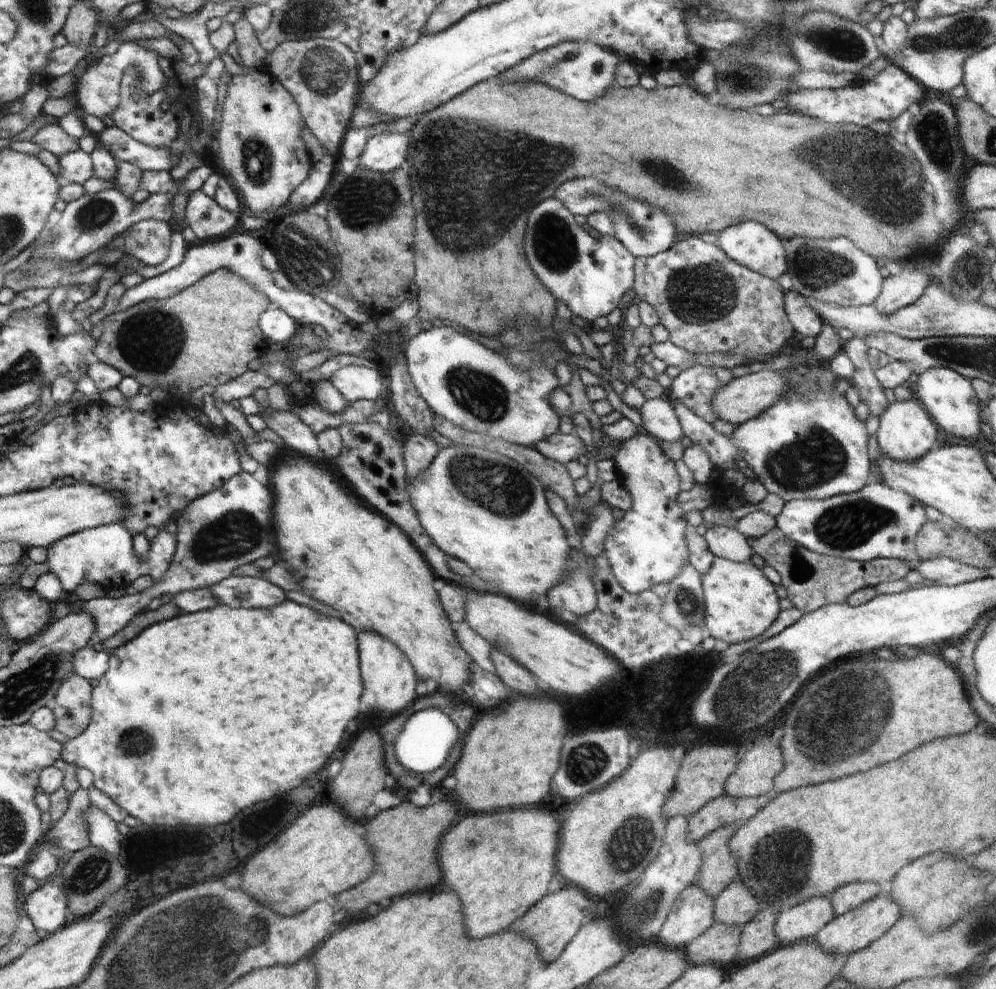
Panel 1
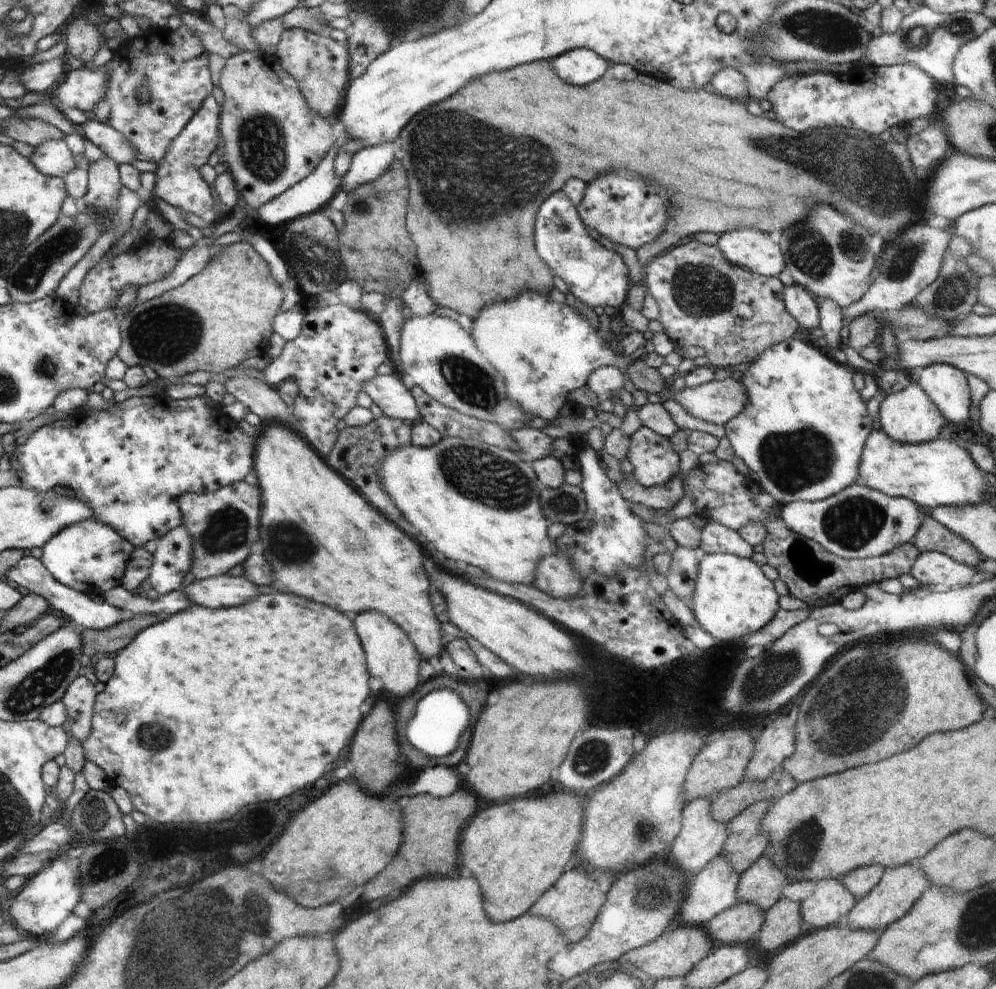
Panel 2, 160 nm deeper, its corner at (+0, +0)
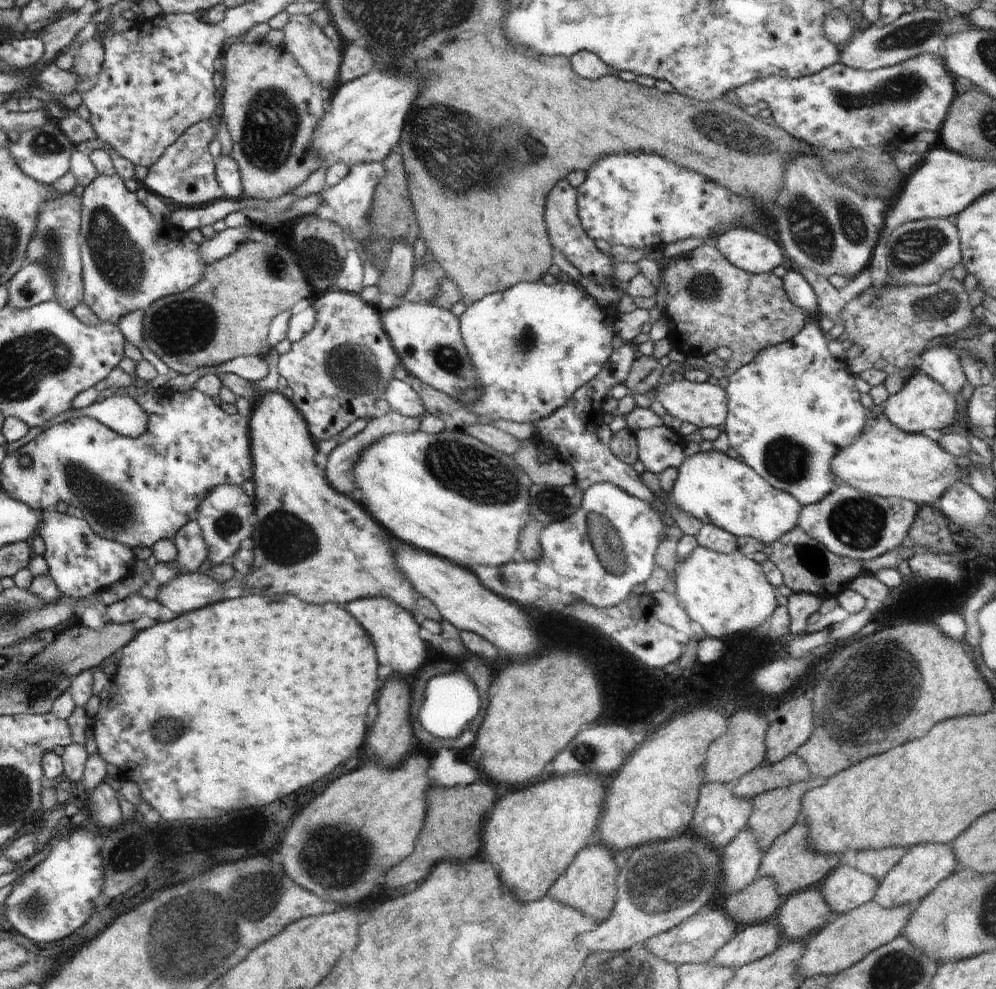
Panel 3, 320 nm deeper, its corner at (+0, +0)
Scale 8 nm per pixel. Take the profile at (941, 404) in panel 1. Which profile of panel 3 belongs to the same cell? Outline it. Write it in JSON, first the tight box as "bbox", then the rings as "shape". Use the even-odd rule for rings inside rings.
{"bbox":[917,344,965,396],"shape":[[[950,344],[936,345],[923,352],[917,362],[917,371],[927,374],[949,393],[961,396],[965,377],[959,356]]]}

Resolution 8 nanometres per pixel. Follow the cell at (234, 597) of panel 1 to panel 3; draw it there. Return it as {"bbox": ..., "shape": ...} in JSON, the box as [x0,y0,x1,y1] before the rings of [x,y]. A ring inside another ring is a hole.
{"bbox":[156,573,224,615],"shape":[[[182,573],[163,587],[158,587],[156,600],[164,608],[181,615],[209,603],[210,596],[223,594],[224,584],[199,573]]]}

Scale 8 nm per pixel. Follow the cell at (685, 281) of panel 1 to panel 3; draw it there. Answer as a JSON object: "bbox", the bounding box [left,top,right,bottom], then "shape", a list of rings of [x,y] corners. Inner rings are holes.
{"bbox":[662,242,806,369],"shape":[[[713,242],[702,243],[694,250],[663,260],[662,282],[666,282],[665,317],[670,321],[667,334],[672,348],[686,356],[704,357],[720,346],[732,348],[727,368],[739,369],[748,364],[760,351],[794,338],[806,326],[806,314],[790,302],[783,287],[783,279],[773,273],[749,273],[724,258]]]}

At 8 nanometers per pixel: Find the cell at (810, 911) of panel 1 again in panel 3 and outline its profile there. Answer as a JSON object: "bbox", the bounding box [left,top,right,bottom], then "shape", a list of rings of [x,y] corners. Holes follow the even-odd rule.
{"bbox":[818,866,879,916],"shape":[[[838,866],[818,887],[836,916],[874,901],[879,884],[877,878],[856,867]]]}

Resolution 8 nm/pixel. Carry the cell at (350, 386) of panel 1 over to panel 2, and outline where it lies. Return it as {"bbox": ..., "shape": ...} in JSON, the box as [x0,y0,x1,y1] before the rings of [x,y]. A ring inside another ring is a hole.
{"bbox":[363,373,422,425],"shape":[[[398,373],[376,375],[367,382],[363,391],[387,417],[407,421],[411,425],[422,421],[412,390],[403,383]]]}

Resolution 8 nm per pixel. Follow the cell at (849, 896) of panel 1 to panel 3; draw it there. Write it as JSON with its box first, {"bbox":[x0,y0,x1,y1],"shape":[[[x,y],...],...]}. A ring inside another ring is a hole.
{"bbox":[856,848,904,882],"shape":[[[880,848],[880,850],[862,850],[856,856],[856,868],[877,878],[881,882],[883,878],[896,866],[902,856],[904,848]]]}

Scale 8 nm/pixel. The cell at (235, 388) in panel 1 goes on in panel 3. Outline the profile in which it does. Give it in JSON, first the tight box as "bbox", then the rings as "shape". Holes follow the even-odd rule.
{"bbox":[277,289,401,441],"shape":[[[334,289],[317,298],[313,306],[316,311],[314,329],[291,344],[290,351],[280,356],[277,367],[280,376],[286,378],[288,386],[294,391],[292,400],[307,420],[312,436],[321,441],[340,434],[358,418],[376,418],[379,411],[374,402],[386,394],[387,386],[394,378],[394,370],[401,362],[386,336],[387,332],[382,330],[381,316],[372,306],[364,304],[358,294]]]}

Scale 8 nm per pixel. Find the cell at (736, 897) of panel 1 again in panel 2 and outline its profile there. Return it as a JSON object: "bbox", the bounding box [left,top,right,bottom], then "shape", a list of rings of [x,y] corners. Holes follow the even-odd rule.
{"bbox":[739,857,790,912],"shape":[[[760,857],[739,878],[739,902],[754,901],[765,912],[782,898],[782,890],[790,882],[782,871],[775,869],[773,860]]]}

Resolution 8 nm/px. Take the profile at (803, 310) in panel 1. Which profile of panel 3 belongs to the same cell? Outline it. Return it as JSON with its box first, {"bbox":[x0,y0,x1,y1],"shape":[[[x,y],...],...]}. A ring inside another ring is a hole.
{"bbox":[783,266,820,317],"shape":[[[789,266],[788,272],[783,278],[783,287],[790,302],[804,314],[810,317],[820,316],[817,294],[798,270]]]}

